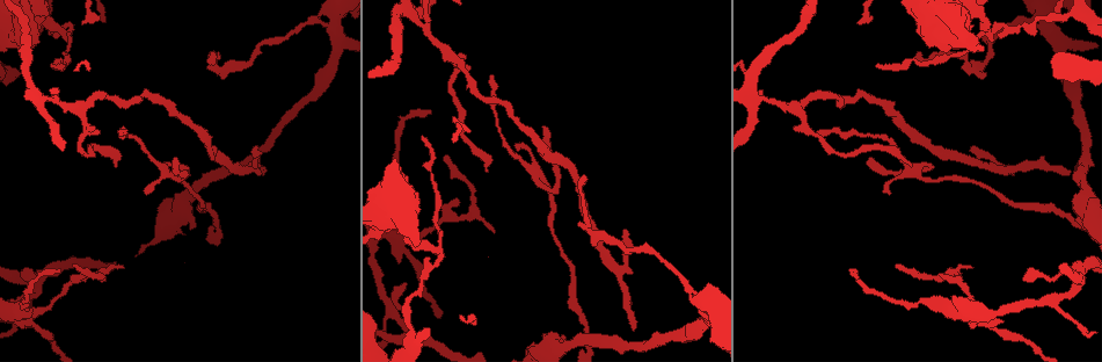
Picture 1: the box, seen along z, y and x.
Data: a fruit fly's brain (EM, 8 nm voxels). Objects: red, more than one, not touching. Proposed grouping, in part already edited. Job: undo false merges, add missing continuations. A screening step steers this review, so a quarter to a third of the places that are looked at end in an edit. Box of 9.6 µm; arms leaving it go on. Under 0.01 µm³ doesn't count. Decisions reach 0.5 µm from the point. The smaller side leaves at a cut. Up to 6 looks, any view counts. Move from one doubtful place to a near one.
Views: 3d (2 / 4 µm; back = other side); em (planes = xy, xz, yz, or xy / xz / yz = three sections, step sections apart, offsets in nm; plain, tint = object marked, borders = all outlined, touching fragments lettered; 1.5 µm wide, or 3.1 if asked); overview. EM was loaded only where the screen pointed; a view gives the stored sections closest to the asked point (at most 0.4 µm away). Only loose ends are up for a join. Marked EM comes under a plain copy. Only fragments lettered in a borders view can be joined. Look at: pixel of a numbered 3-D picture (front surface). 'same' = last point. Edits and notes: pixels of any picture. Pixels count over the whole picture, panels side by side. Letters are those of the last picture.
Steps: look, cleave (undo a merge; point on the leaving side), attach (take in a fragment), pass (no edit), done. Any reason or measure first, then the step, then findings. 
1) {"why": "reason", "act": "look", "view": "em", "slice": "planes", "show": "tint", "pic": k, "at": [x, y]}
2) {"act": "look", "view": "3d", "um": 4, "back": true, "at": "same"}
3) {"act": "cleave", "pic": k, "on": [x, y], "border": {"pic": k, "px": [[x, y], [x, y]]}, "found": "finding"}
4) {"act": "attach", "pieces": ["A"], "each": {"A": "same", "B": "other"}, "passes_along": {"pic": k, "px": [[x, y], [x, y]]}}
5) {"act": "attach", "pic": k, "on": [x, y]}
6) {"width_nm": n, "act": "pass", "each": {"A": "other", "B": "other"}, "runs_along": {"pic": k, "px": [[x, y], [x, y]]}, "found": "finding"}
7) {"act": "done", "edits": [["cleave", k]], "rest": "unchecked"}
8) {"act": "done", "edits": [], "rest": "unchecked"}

{"why": "thin end", "act": "look", "view": "3d", "um": 2, "back": true, "pic": 1, "at": [517, 151]}

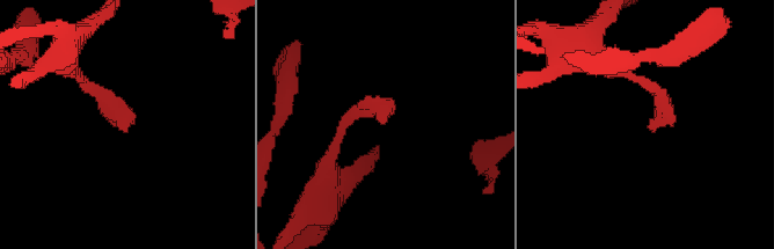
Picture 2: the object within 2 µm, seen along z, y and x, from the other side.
{"act": "look", "view": "em", "slice": "planes", "show": "borders", "pic": 2, "at": [653, 130]}

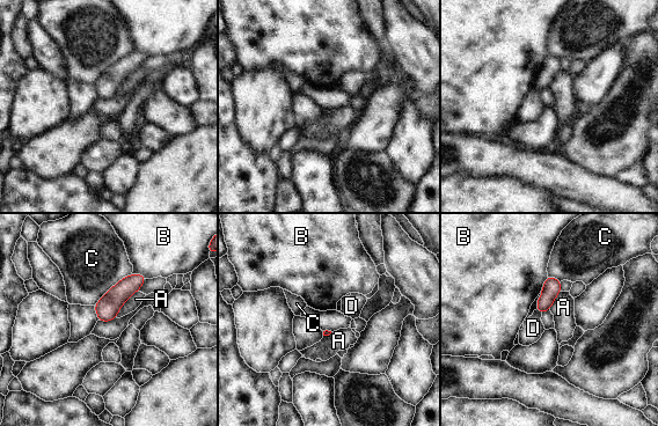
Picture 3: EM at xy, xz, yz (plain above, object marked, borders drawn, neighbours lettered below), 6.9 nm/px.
{"act": "pass", "each": {"A": "other", "B": "other", "C": "other", "D": "other"}, "border": {"pic": 3, "px": [[138, 289], [115, 316]]}, "found": "no lettered fragment goes on from it"}

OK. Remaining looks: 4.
{"why": "side arm on a straight run", "act": "look", "view": "3d", "um": 4, "pic": 1, "at": [618, 271]}

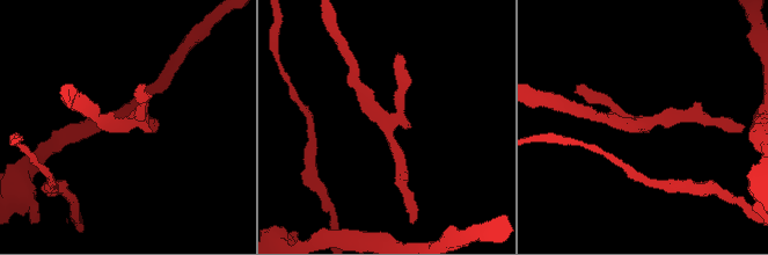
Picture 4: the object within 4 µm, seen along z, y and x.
{"arms": 3, "act": "look", "view": "em", "slice": "xz", "step": 8, "show": "tint", "pic": 4, "at": [385, 123]}

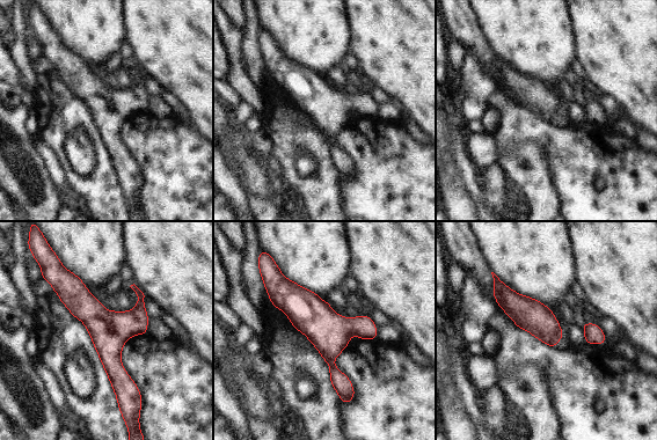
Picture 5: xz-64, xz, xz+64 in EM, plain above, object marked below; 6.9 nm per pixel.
{"act": "look", "view": "em", "slice": "planes", "show": "borders", "at": "same"}

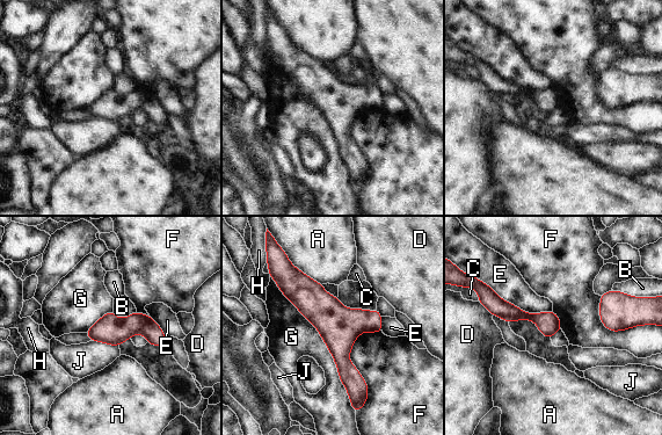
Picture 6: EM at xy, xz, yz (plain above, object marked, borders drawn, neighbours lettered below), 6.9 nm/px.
{"width_nm": 200, "act": "pass", "each": {"A": "other", "B": "other", "C": "other", "D": "other", "E": "other", "F": "other", "G": "other", "H": "other", "J": "other"}, "found": "continuous, no second cell"}

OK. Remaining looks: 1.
{"act": "look", "view": "em", "slice": "xz", "step": 4, "show": "borders", "pic": 1, "at": [437, 248]}

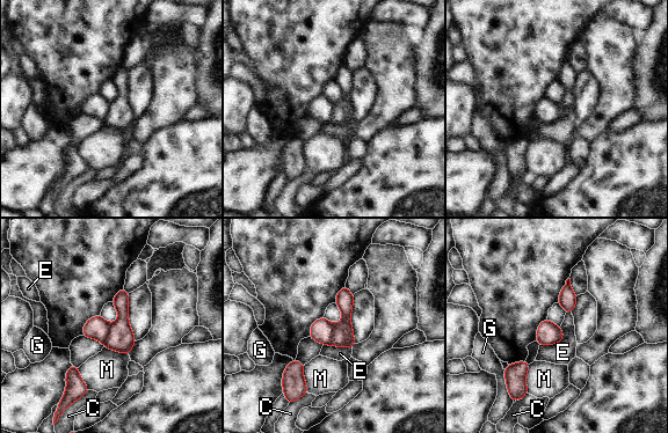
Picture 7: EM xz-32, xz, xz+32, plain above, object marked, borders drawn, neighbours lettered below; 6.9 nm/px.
{"width_nm": 160, "act": "cleave", "pic": 7, "on": [343, 336], "each": {"C": "other", "E": "other", "G": "other", "M": "other"}, "part_leaving": {"pic": 7, "px": [[343, 290], [346, 338], [350, 344]]}, "found": "two cells meet here"}

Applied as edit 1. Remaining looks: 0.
{"act": "done", "edits": [["cleave", 7]], "rest": "unchecked"}

